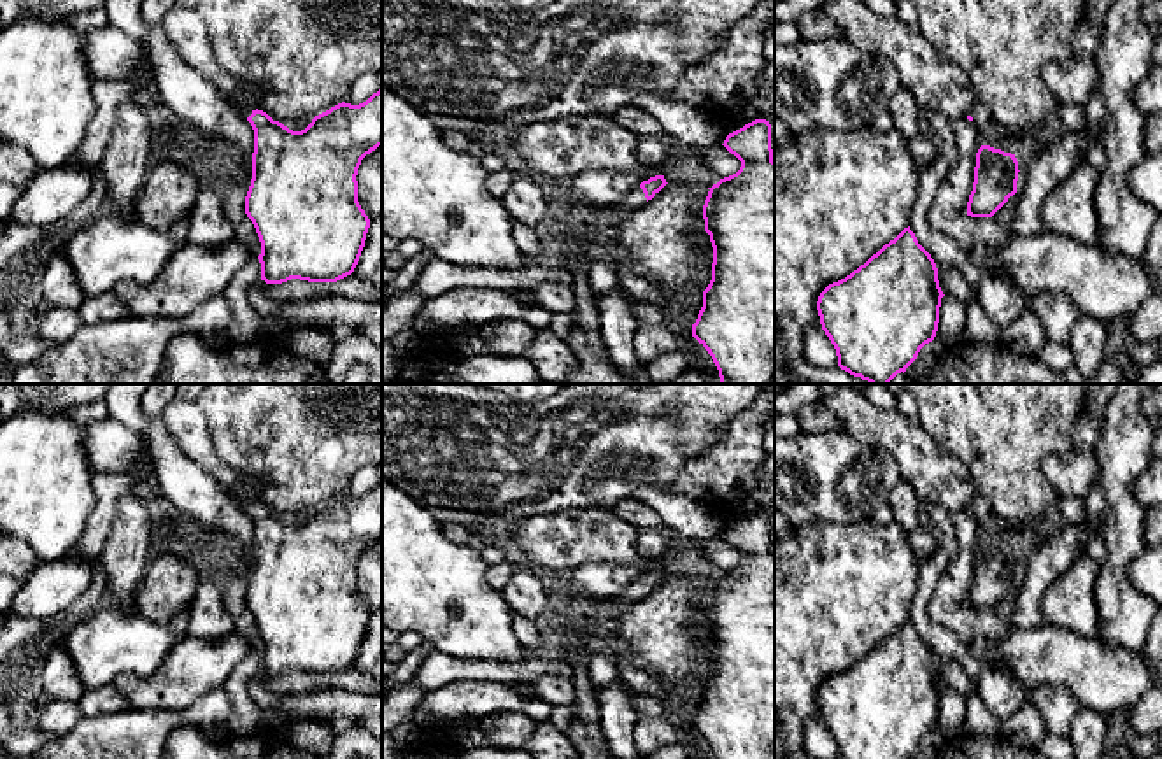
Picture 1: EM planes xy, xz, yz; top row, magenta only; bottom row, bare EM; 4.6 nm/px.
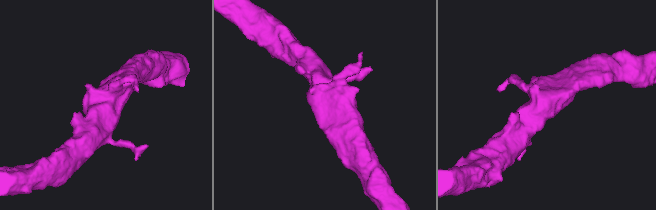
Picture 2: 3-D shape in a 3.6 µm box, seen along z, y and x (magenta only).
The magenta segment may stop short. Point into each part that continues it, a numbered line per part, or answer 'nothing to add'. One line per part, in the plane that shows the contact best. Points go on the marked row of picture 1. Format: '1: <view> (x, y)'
1: xz (633, 200)

